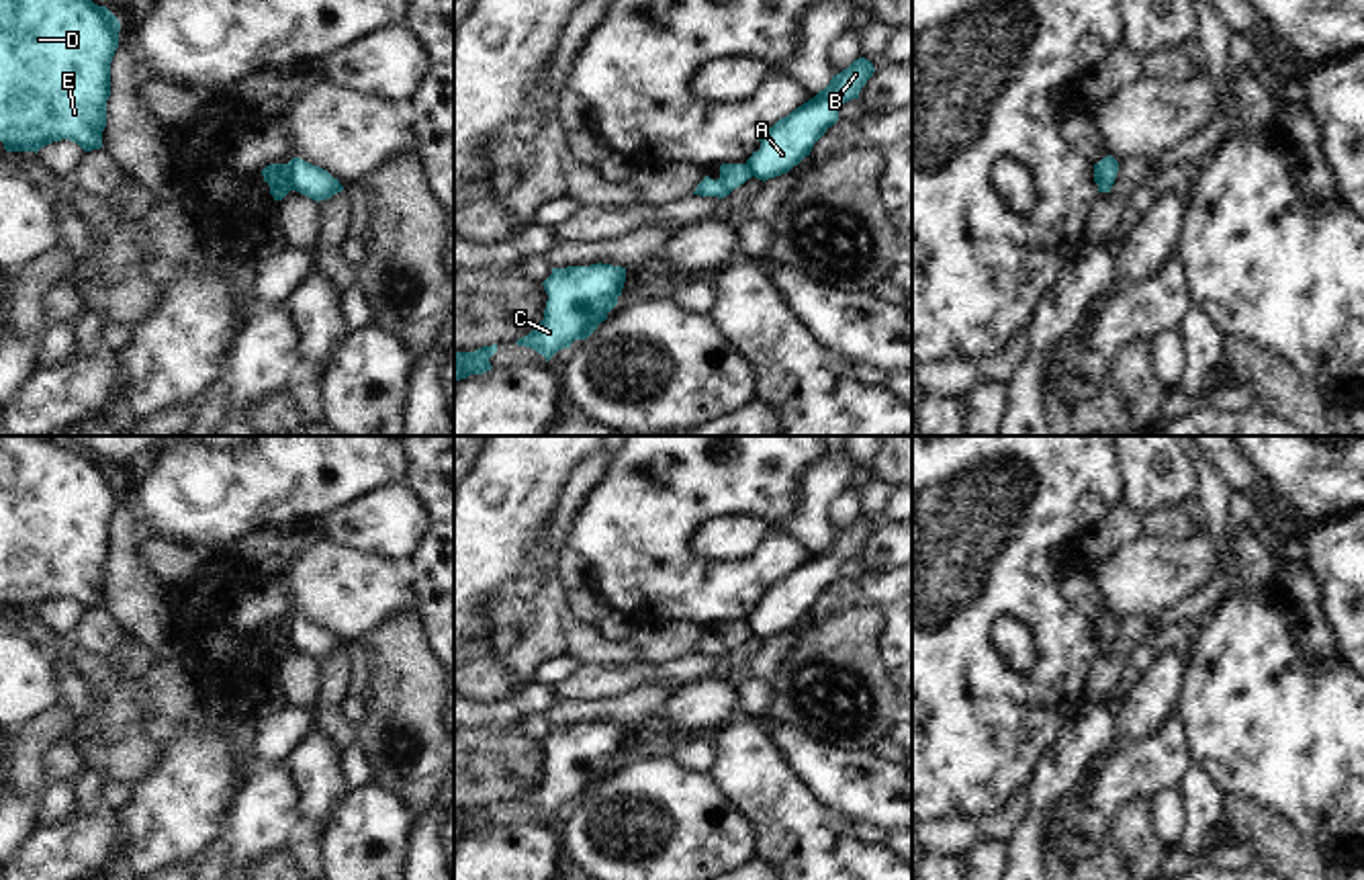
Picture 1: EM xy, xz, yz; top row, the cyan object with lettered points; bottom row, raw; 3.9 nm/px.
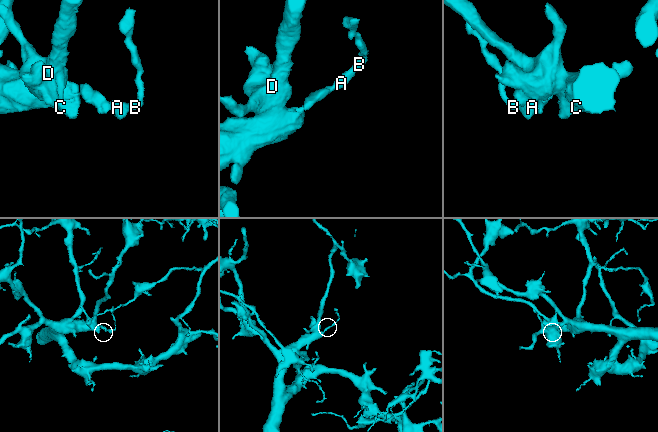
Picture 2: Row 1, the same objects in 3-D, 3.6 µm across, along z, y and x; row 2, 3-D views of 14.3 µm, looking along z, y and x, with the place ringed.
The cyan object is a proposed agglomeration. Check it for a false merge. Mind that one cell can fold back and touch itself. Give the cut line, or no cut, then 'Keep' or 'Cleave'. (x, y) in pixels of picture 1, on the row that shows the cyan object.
Split along xy (287, 164), (291, 189). Cleave.

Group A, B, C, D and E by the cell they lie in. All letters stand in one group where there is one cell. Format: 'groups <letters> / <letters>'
groups A B / C D E

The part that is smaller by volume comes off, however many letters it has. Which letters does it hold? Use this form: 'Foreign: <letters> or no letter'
Foreign: A, B

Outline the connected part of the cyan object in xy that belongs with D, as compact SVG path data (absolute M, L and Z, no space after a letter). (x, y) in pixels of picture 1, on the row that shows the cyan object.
M0 0L0 141L6 151L37 153L61 139L84 151L102 147L119 31L119 18L92 0Z

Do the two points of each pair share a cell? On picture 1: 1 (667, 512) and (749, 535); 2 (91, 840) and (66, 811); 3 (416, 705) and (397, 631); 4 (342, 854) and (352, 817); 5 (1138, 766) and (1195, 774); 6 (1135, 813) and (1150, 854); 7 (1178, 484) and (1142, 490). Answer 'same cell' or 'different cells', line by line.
1: different cells
2: different cells
3: same cell
4: same cell
5: different cells
6: same cell
7: same cell

